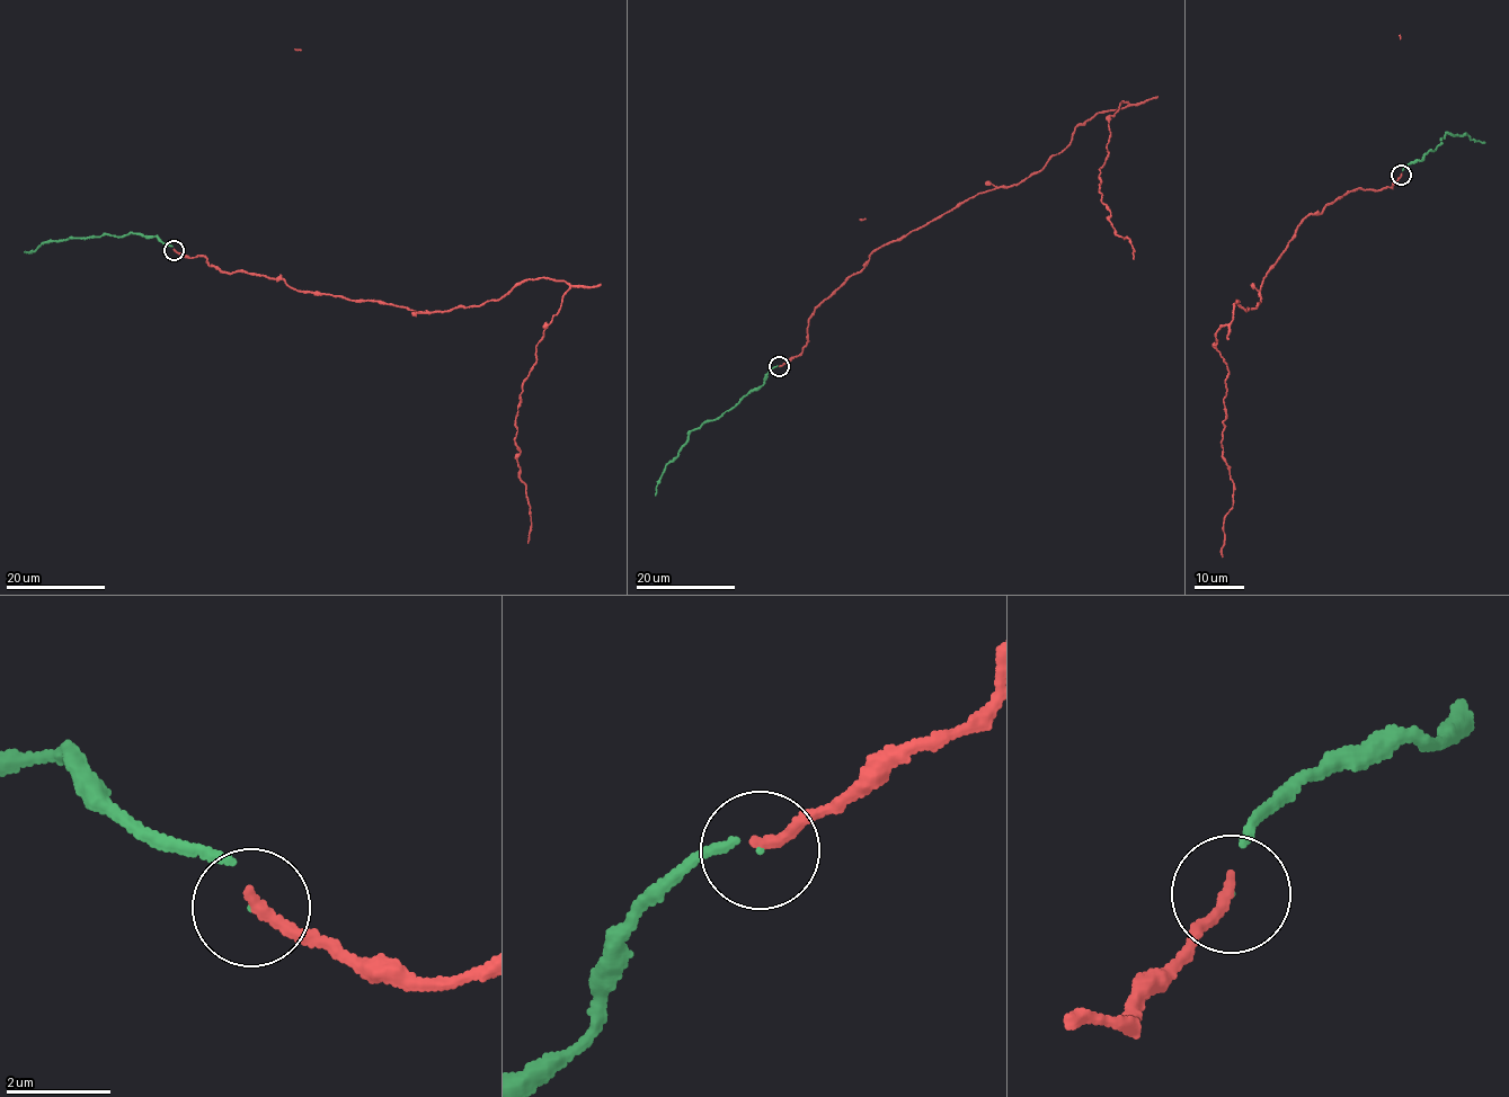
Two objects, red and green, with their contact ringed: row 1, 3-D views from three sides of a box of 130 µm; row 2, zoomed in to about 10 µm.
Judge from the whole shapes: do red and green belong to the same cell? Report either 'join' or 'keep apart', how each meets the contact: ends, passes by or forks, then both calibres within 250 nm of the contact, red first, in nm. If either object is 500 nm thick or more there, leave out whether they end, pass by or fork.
join; red ends; green ends; calibres 240 and 30 nm

